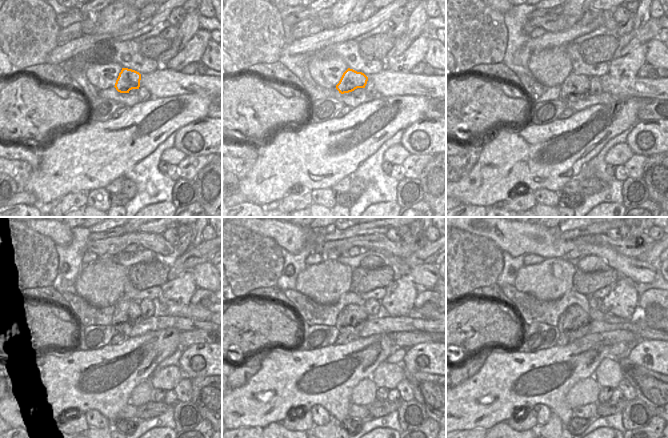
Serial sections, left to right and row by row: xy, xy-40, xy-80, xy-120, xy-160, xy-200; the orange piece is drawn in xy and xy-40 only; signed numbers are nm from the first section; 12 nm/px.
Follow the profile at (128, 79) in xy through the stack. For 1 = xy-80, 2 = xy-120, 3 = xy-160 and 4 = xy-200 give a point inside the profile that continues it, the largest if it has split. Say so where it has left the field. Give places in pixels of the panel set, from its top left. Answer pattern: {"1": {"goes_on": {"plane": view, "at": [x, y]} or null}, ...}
{"1": {"goes_on": {"plane": "xy-80", "at": [574, 82]}}, "2": {"goes_on": {"plane": "xy-120", "at": [125, 306]}}, "3": {"goes_on": {"plane": "xy-160", "at": [341, 322]}}, "4": {"goes_on": {"plane": "xy-200", "at": [564, 326]}}}

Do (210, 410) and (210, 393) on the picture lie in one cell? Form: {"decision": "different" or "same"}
{"decision": "same"}

